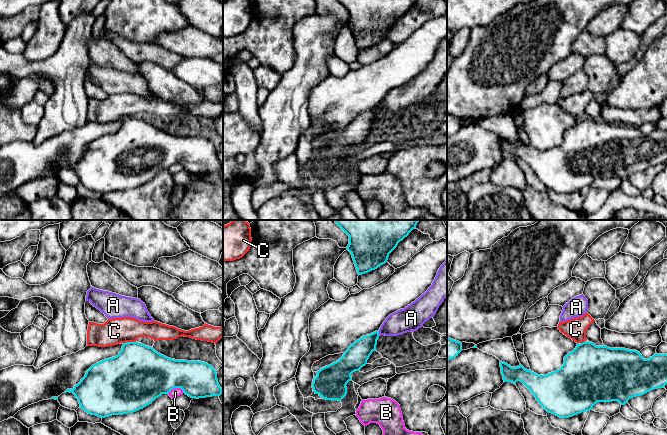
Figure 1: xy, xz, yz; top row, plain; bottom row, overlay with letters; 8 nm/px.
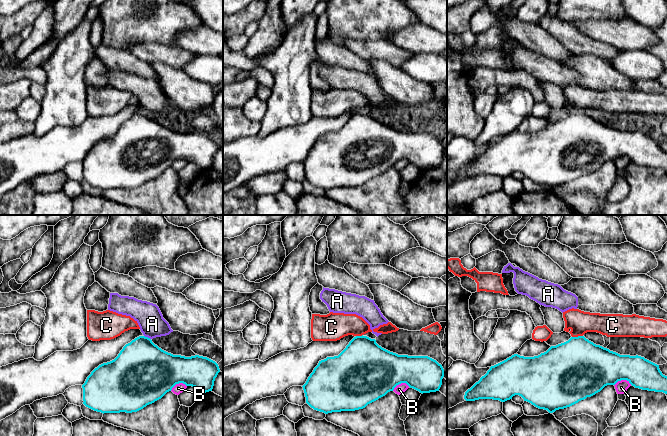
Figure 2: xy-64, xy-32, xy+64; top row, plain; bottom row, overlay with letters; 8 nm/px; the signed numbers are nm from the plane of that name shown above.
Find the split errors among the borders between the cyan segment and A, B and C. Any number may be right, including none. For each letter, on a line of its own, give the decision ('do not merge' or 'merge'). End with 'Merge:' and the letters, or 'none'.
A: do not merge
B: do not merge
C: do not merge
Merge: none

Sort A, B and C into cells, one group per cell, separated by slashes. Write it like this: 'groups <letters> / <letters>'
groups A / B / C

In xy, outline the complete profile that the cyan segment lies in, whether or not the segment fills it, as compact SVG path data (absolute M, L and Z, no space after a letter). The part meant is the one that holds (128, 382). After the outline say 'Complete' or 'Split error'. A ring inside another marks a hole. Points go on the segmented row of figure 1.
M138 342L123 343L117 356L92 365L81 381L64 393L73 393L80 408L88 414L105 418L143 409L174 388L181 388L183 393L195 399L220 396L223 393L216 370L208 363L171 359Z. Complete

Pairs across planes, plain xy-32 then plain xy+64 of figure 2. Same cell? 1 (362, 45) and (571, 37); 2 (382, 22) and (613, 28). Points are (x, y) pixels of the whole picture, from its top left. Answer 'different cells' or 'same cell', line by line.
1: same cell
2: different cells

